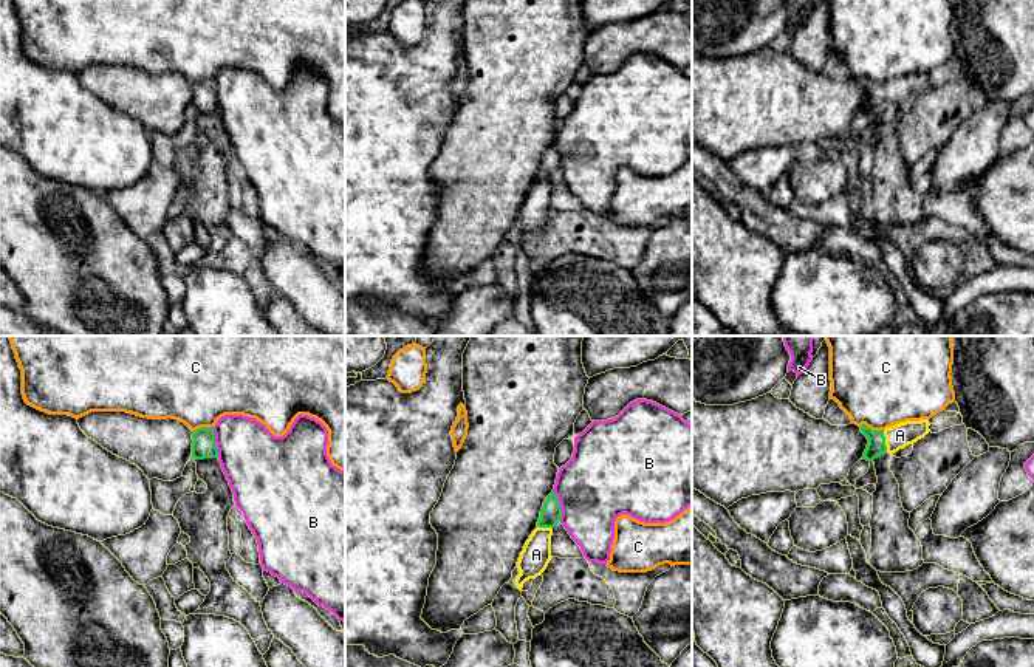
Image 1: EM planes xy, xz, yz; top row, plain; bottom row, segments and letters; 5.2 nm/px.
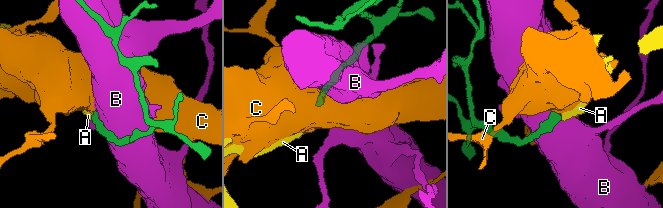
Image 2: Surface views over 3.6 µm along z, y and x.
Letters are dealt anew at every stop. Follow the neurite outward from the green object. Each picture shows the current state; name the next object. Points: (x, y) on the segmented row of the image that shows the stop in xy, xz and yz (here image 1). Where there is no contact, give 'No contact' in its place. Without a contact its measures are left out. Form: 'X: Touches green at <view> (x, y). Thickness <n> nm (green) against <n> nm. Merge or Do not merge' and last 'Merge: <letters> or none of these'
A: Touches green at yz (884, 441). Thickness 100 nm (green) against 130 nm. Merge
B: Touches green at xz (559, 506). Thickness 110 nm (green) against 400 nm. Do not merge
C: Touches green at yz (870, 429). Thickness 100 nm (green) against 460 nm. Do not merge
Merge: A

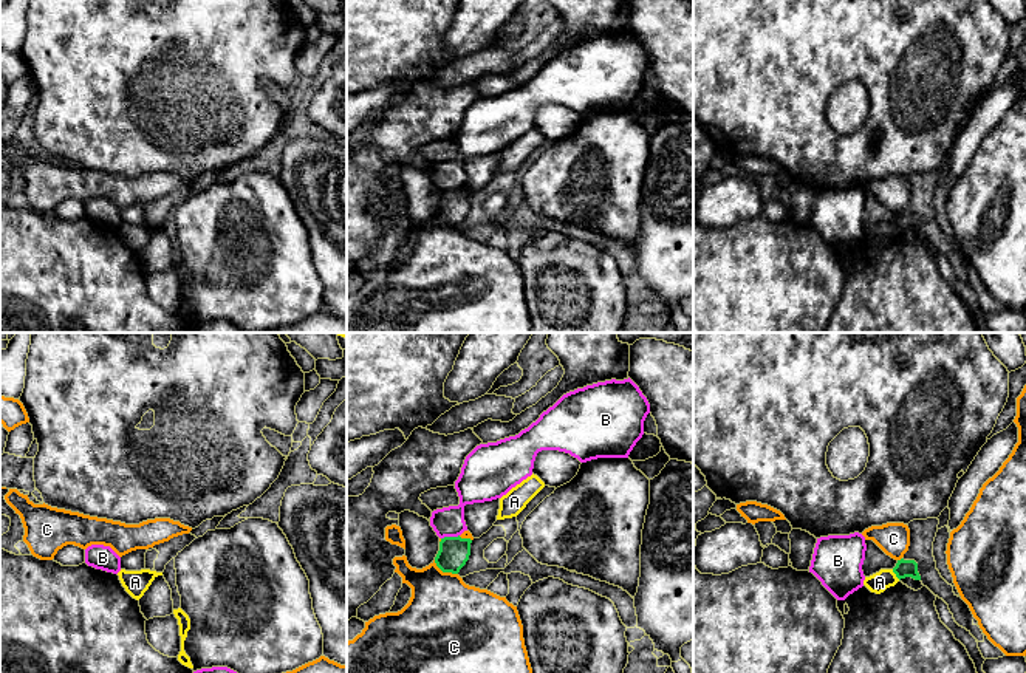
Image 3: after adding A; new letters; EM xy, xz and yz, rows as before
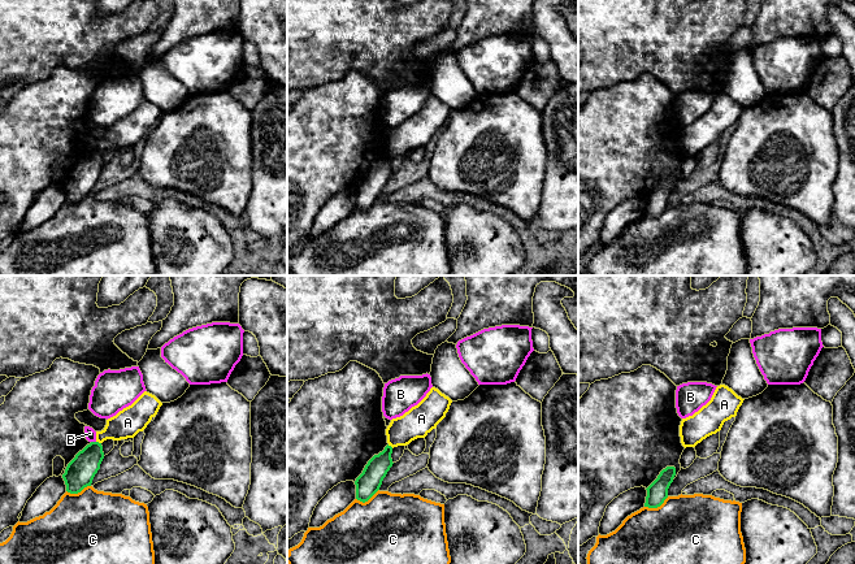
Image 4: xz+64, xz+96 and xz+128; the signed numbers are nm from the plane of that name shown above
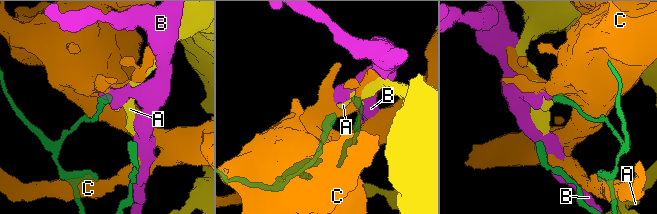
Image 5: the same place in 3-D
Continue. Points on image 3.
A: Touches green at yz (895, 573). Thickness 100 nm (green) against 100 nm. Do not merge
B: Touches green at xz (449, 537). Thickness 160 nm (green) against 160 nm. Do not merge
C: Touches green at xz (444, 571). Thickness 160 nm (green) against 420 nm. Do not merge
Merge: none of these

